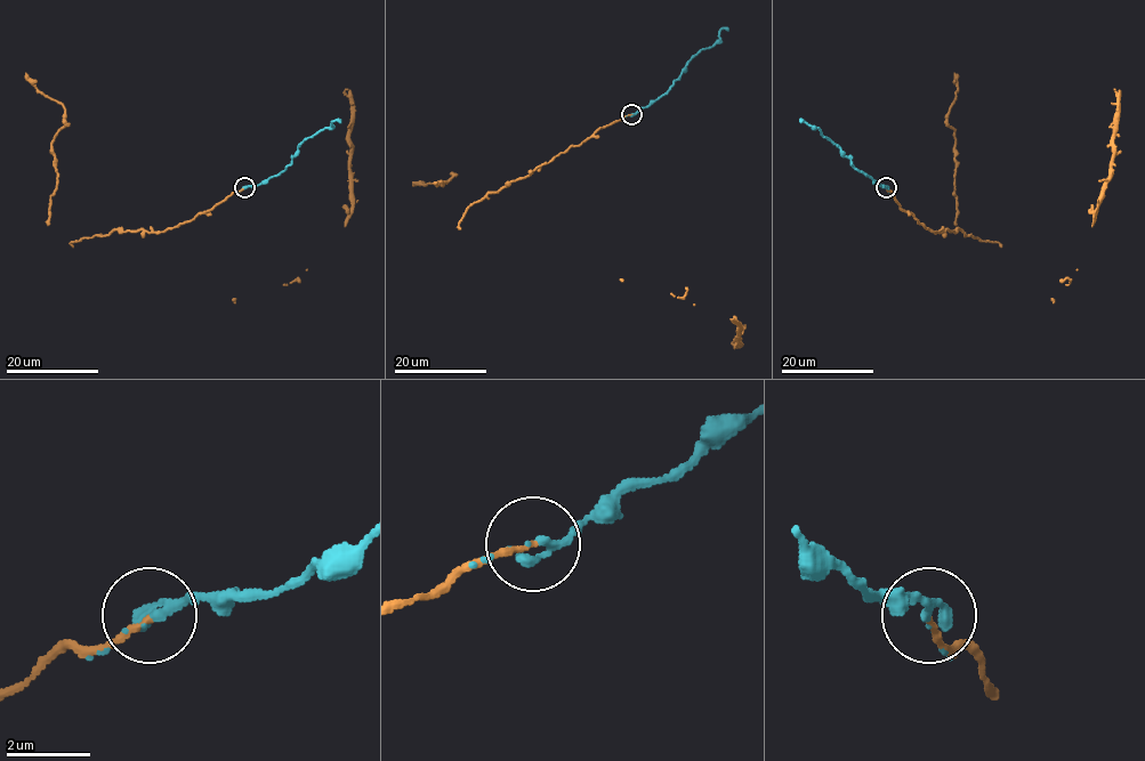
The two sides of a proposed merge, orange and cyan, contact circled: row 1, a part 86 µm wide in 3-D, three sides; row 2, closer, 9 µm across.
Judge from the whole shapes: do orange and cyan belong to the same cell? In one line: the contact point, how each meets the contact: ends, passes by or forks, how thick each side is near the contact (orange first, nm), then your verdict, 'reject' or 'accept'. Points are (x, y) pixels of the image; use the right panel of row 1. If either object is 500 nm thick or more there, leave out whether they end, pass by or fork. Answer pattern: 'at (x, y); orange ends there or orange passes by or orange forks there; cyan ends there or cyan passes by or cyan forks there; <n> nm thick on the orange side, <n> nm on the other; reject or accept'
at (886, 187); orange ends there; cyan passes by; 120 nm thick on the orange side, 160 nm on the other; accept

